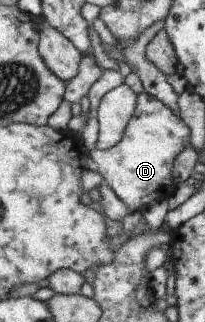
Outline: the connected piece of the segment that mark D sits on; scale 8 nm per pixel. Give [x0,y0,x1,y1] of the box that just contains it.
[86,93,189,212]

